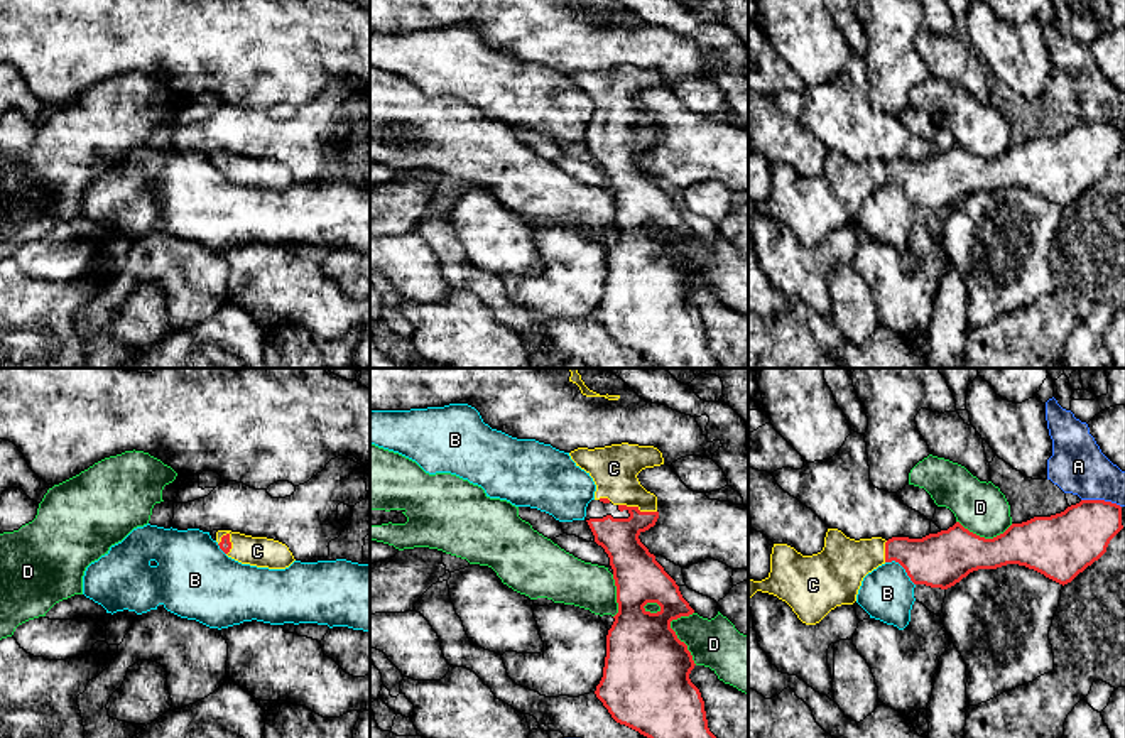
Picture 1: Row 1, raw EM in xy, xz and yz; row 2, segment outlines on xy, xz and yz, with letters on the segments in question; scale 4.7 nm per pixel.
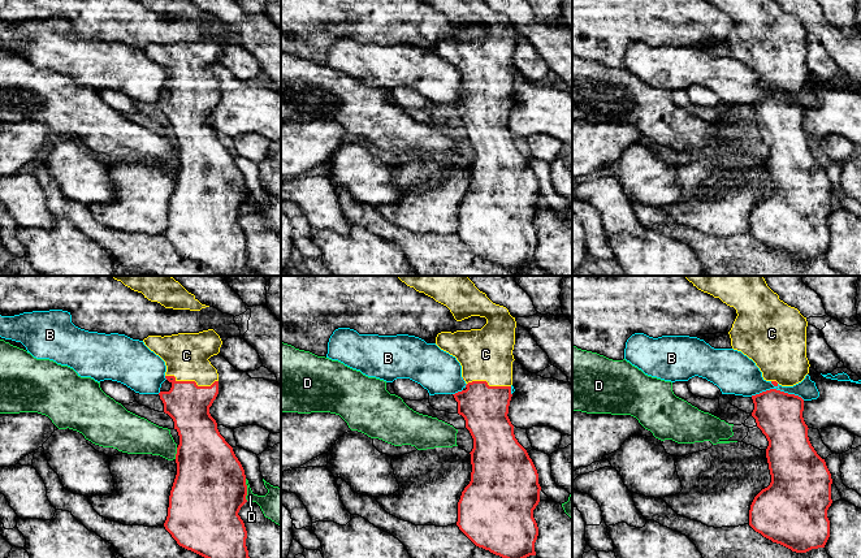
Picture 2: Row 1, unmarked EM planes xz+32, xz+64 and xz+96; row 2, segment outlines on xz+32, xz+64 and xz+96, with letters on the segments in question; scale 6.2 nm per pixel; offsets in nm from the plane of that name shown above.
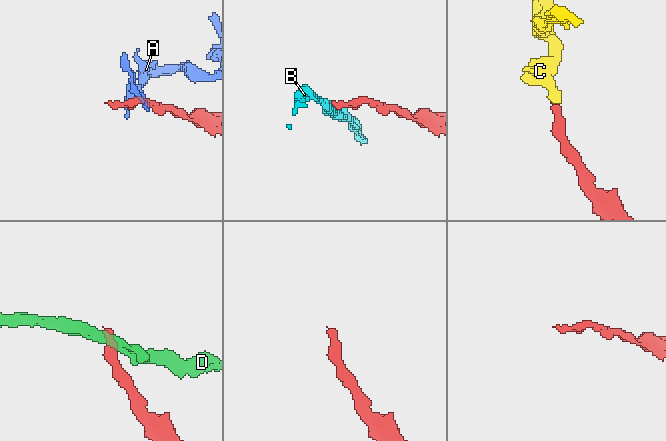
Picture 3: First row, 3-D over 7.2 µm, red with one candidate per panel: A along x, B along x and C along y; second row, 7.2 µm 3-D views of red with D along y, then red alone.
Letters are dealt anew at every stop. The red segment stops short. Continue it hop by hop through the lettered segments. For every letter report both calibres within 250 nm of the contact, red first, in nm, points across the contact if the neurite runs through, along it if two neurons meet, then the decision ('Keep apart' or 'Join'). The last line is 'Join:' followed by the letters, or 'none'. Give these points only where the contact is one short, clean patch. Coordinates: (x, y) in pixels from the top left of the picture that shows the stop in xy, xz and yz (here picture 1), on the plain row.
A: Thickness 280 nm (red) against 260 nm. Boundary: yz (1081, 120), (1103, 120), (1120, 129). Keep apart
B: Thickness 260 nm (red) against 260 nm. Boundary: yz (885, 183), (896, 183), (914, 206). Keep apart
C: Thickness 190 nm (red) against 220 nm. Path across: xz (629, 179), (637, 129), (615, 102), (614, 90). Join
D: Thickness 420 nm (red) against 240 nm. Keep apart
Join: C

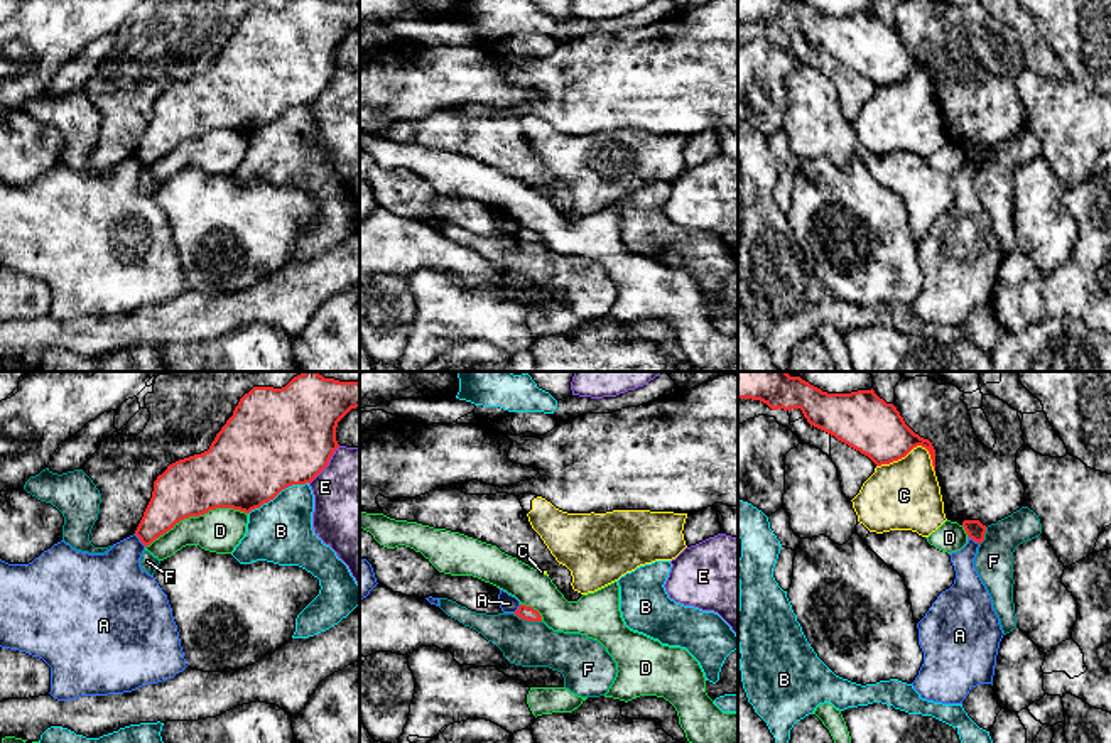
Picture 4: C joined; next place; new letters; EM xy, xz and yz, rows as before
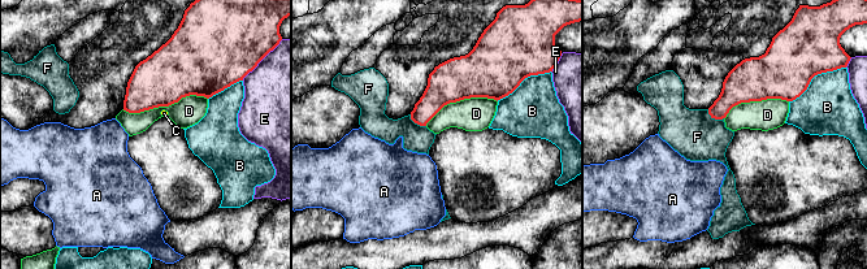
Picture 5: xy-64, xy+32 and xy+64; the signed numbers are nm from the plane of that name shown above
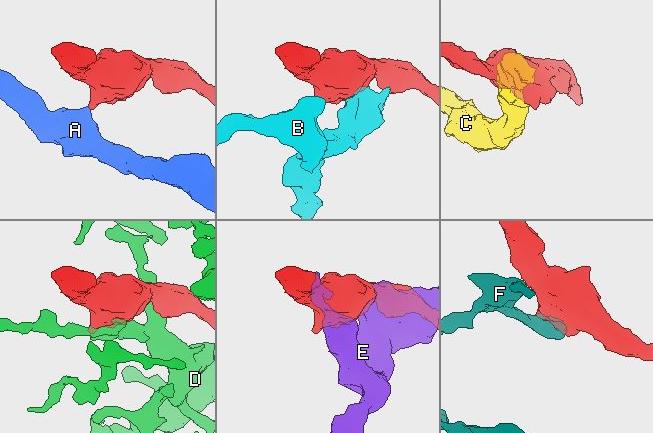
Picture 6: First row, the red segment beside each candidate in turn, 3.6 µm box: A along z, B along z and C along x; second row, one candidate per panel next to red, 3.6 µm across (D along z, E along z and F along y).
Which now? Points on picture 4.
A: Thickness 200 nm (red) against 320 nm. Boundary: xy (134, 156), (146, 168). Keep apart
B: Thickness 460 nm (red) against 300 nm. Keep apart
C: Thickness 280 nm (red) against 340 nm. Keep apart
D: Thickness 320 nm (red) against 220 nm. Keep apart
E: Thickness 460 nm (red) against 440 nm. Keep apart
F: Thickness 70 nm (red) against 220 nm. Keep apart
Join: none

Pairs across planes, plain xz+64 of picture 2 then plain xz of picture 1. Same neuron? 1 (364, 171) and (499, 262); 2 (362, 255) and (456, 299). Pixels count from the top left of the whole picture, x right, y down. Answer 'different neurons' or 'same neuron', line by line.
1: same neuron
2: same neuron

